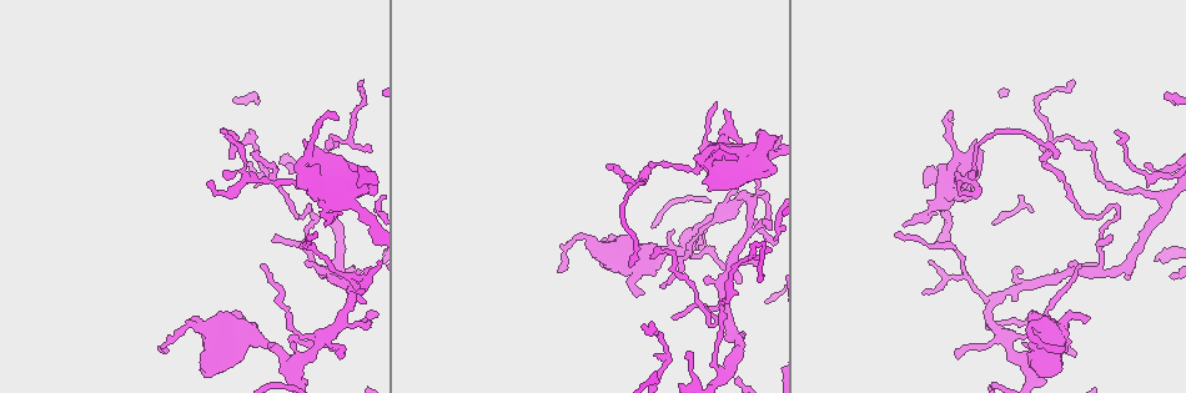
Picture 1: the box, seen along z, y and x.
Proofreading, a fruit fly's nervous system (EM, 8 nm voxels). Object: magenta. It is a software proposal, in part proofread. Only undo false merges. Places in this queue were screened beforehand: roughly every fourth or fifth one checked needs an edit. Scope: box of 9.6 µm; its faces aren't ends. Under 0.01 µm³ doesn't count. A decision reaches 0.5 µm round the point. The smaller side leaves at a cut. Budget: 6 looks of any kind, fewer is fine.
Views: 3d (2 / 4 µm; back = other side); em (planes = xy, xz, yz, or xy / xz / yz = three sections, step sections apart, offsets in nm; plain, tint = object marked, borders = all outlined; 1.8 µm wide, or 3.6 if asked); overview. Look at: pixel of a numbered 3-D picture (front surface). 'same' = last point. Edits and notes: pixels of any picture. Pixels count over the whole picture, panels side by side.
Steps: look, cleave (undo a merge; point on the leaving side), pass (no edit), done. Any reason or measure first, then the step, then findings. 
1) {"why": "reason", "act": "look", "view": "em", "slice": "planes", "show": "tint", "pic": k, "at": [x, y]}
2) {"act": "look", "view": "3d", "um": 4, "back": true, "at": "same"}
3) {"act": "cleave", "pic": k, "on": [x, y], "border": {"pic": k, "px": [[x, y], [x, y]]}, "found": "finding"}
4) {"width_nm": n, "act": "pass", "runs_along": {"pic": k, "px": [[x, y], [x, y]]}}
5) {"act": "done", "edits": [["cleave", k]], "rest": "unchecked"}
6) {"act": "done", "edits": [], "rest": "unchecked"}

{"why": "sharp bend", "act": "look", "view": "em", "slice": "xz", "step": 4, "show": "tint", "pic": 1, "at": [669, 360]}

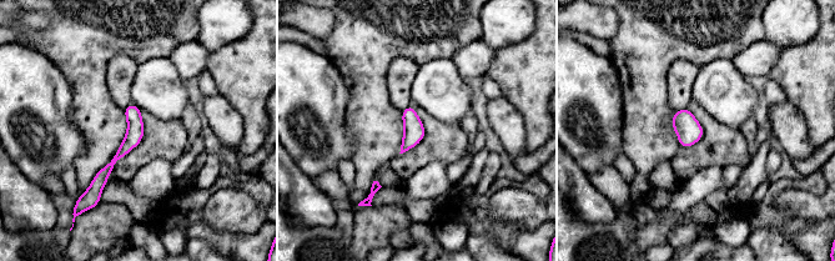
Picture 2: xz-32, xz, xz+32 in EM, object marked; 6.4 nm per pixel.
{"act": "look", "view": "em", "slice": "planes", "show": "tint", "at": "same"}

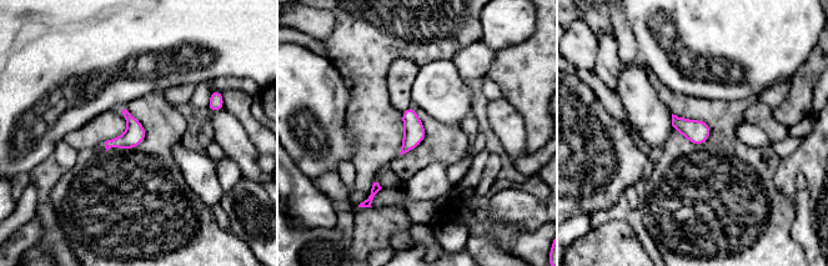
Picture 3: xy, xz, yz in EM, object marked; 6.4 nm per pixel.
{"width_nm": 130, "act": "pass", "found": "all the same cell"}

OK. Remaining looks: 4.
{"why": "calibre changes", "act": "look", "view": "3d", "um": 4, "pic": 1, "at": [948, 213]}

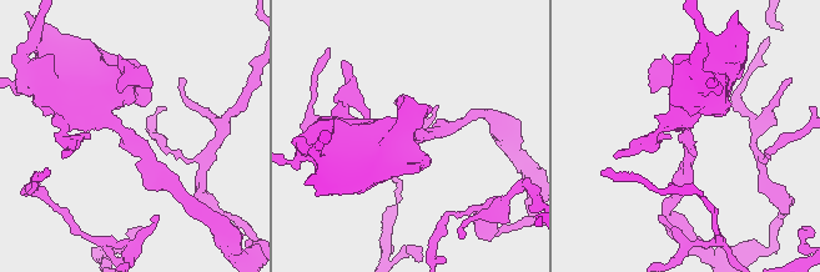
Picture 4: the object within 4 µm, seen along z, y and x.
{"arm_widths_nm": [200, 600], "act": "look", "view": "em", "slice": "xy", "step": 4, "show": "tint", "pic": 4, "at": [686, 134]}

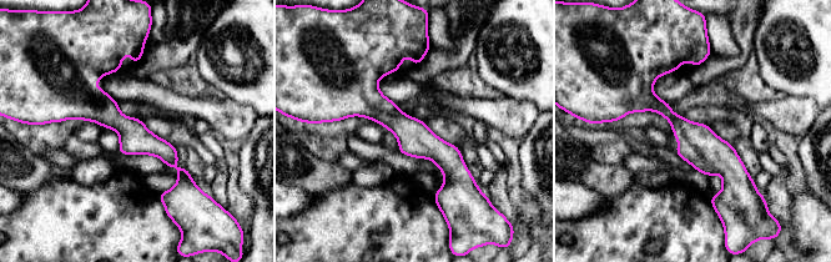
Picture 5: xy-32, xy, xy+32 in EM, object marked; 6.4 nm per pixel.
{"why": "another direction", "act": "look", "view": "em", "slice": "planes", "show": "borders", "at": "same"}

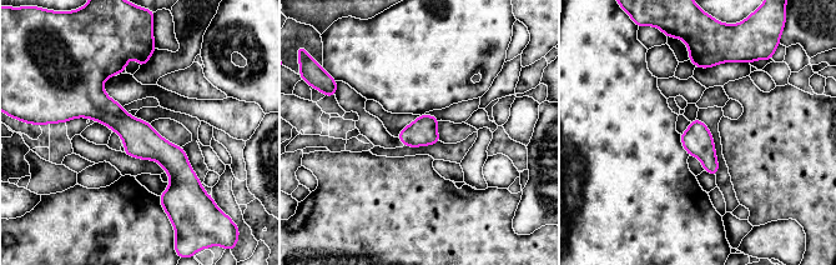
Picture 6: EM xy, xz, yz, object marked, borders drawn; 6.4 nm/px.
{"act": "pass", "found": "all the same cell"}

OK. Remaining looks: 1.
{"act": "done", "edits": [], "rest": "unchecked"}

